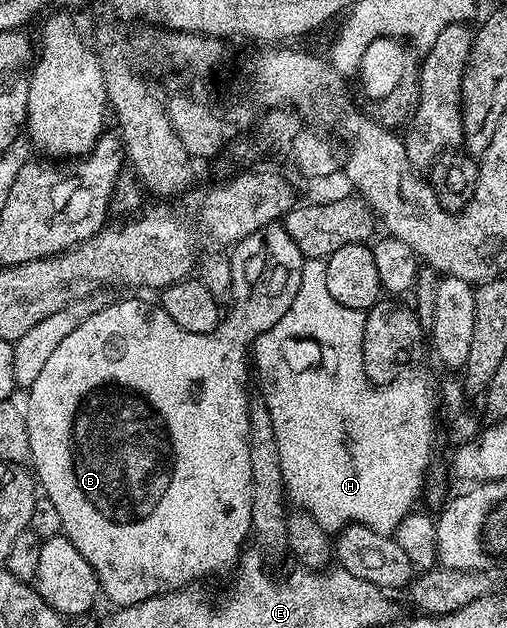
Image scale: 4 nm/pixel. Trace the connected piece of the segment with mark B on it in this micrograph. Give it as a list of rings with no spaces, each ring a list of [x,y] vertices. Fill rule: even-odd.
[[[125,299],[122,303],[117,301],[110,302],[108,307],[104,307],[99,313],[95,313],[91,317],[87,317],[87,321],[83,321],[83,325],[79,325],[79,329],[75,329],[67,336],[57,348],[55,353],[51,353],[51,358],[47,360],[47,365],[43,365],[43,369],[39,372],[39,377],[35,377],[35,381],[27,389],[29,395],[29,404],[24,404],[23,410],[25,420],[27,421],[27,437],[31,441],[31,467],[35,472],[35,478],[39,484],[40,490],[43,492],[44,498],[50,499],[55,504],[55,509],[59,512],[59,518],[62,519],[61,526],[63,534],[69,538],[71,545],[75,545],[75,549],[79,549],[79,553],[83,553],[83,557],[87,560],[87,565],[91,565],[91,569],[95,569],[95,577],[97,585],[102,596],[105,595],[118,608],[133,607],[137,603],[147,601],[156,595],[162,595],[165,591],[176,591],[182,587],[188,587],[196,584],[197,579],[201,579],[204,575],[213,575],[216,571],[221,571],[224,567],[232,568],[237,560],[241,557],[241,552],[246,546],[245,538],[250,538],[253,530],[253,522],[251,521],[251,453],[249,452],[249,400],[251,392],[249,392],[249,379],[251,383],[251,351],[248,346],[245,347],[241,343],[229,343],[233,339],[233,335],[229,331],[222,330],[220,333],[212,335],[204,335],[203,333],[187,333],[187,329],[179,329],[179,325],[175,325],[175,321],[171,321],[171,317],[167,317],[167,313],[160,307],[149,303],[144,303],[141,299]]]

